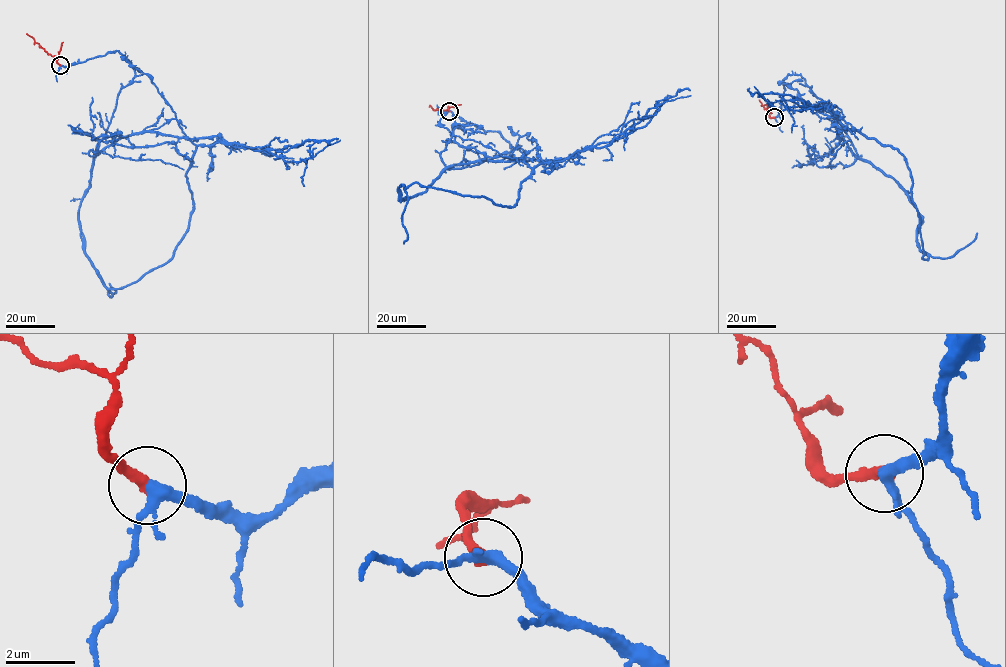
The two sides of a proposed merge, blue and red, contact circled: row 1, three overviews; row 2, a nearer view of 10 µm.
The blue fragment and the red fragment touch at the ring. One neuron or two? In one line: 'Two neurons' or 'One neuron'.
One neuron

